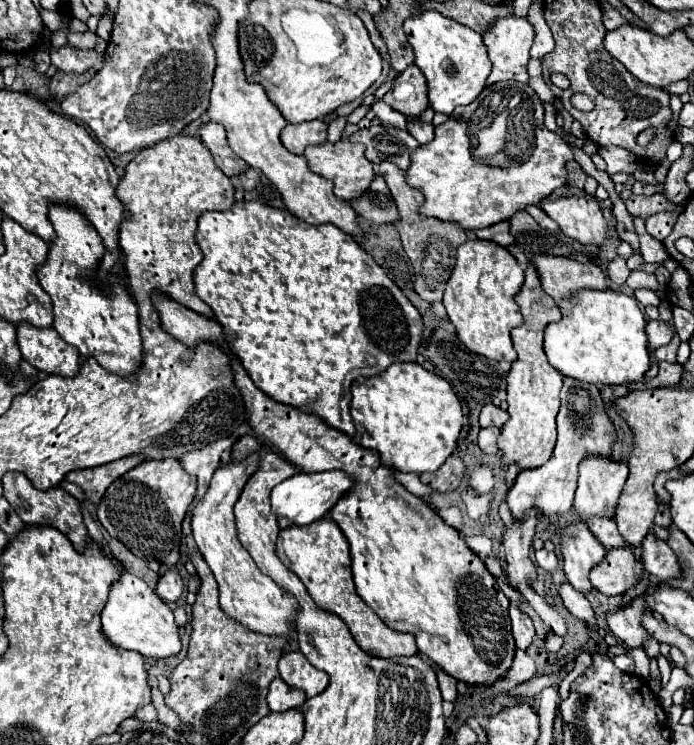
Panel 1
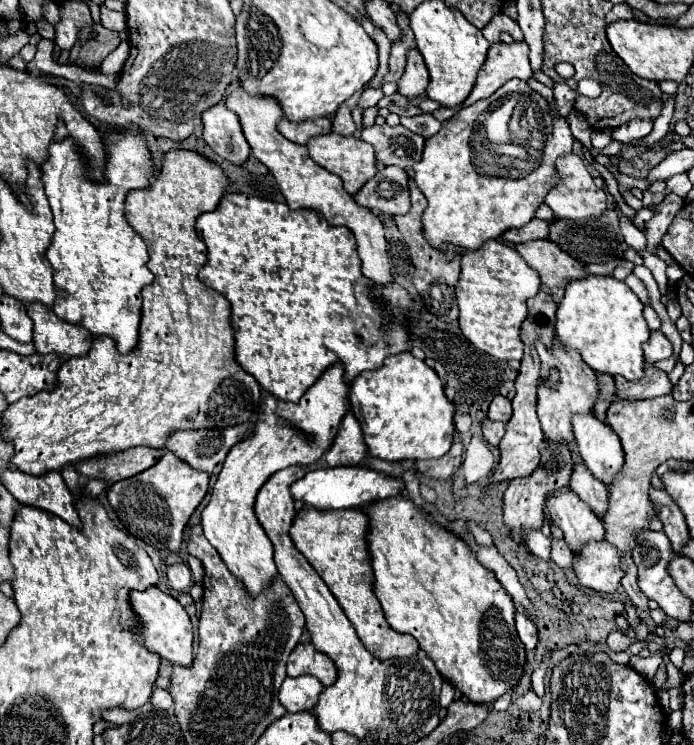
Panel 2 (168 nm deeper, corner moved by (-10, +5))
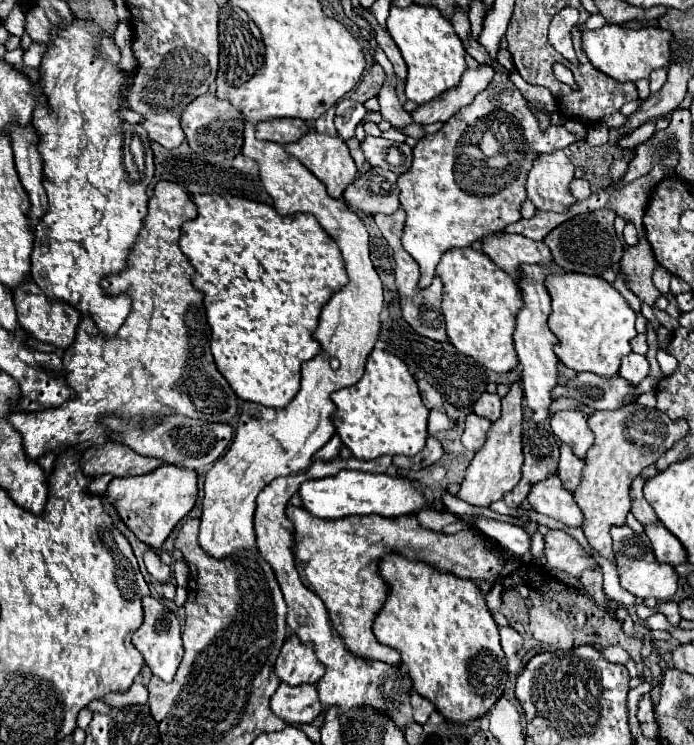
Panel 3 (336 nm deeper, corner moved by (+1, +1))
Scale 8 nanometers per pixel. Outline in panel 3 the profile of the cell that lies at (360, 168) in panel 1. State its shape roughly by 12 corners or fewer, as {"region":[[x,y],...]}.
{"region":[[309,132],[285,150],[307,166],[331,198],[357,178],[337,136]]}

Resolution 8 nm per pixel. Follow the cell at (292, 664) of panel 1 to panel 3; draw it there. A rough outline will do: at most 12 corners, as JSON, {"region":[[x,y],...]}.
{"region":[[285,640],[275,674],[291,686],[317,684],[325,666],[311,644]]}

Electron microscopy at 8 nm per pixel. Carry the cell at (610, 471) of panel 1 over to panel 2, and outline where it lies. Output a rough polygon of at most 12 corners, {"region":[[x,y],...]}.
{"region":[[594,414],[572,416],[588,470],[610,484],[624,464],[618,436]]}

